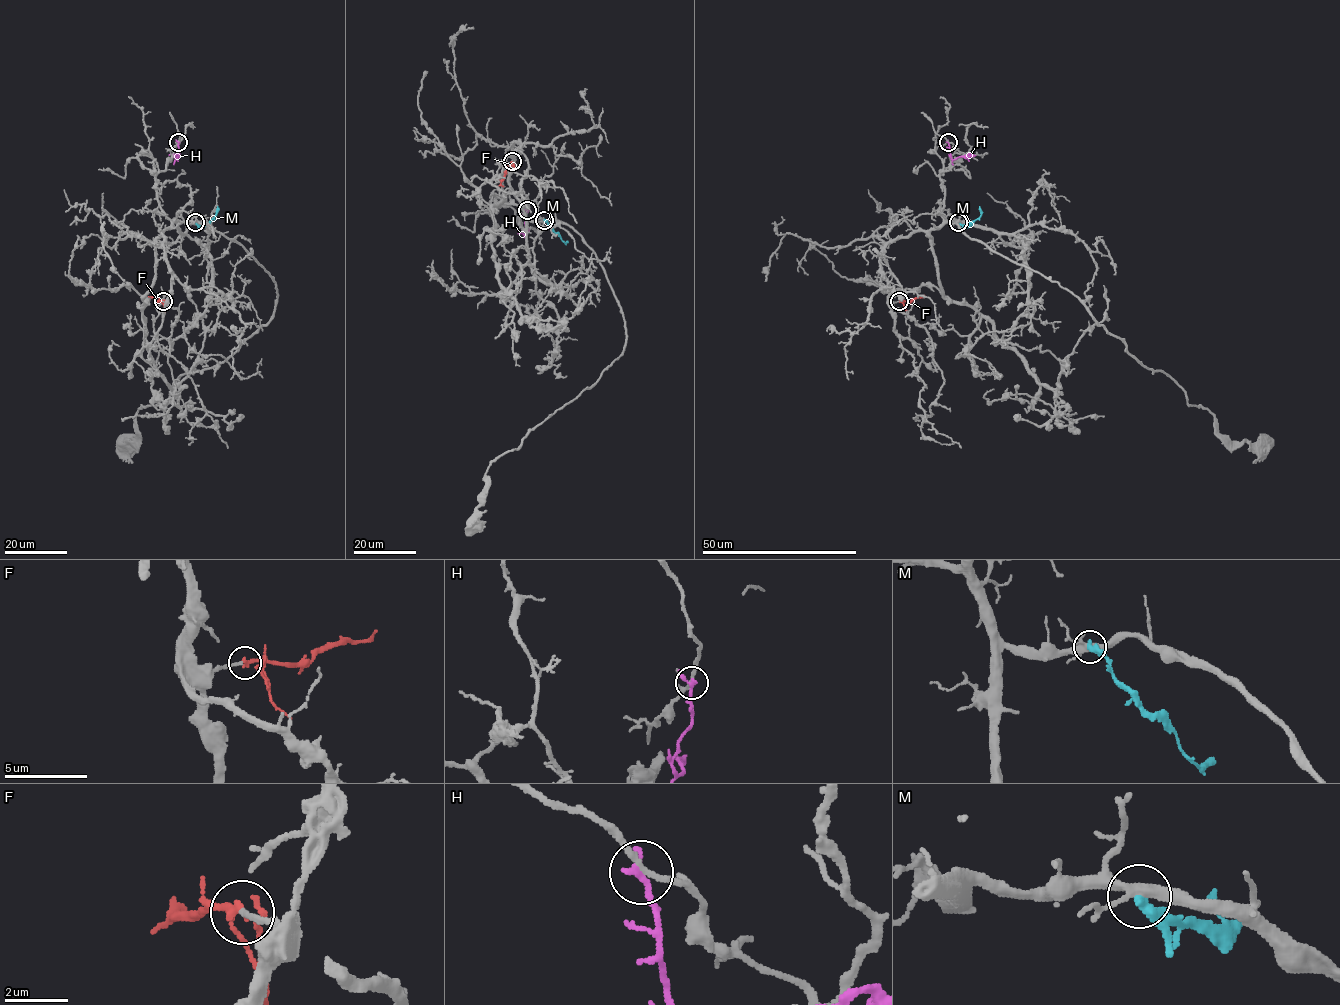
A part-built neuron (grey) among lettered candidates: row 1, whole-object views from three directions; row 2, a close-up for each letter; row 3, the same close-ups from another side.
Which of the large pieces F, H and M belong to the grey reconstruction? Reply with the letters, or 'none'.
F

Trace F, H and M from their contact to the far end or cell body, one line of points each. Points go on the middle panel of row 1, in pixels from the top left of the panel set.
F: (512, 162), (500, 183), (503, 186)
H: (527, 210), (524, 213), (527, 231), (517, 233)
M: (544, 220), (566, 241)

